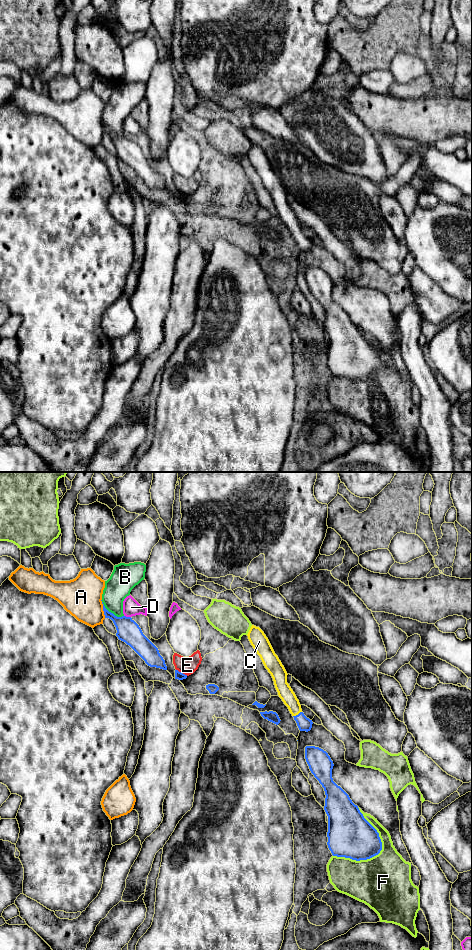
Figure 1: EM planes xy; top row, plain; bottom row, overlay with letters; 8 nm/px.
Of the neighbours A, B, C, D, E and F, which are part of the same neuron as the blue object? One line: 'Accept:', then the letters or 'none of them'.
Accept: C

